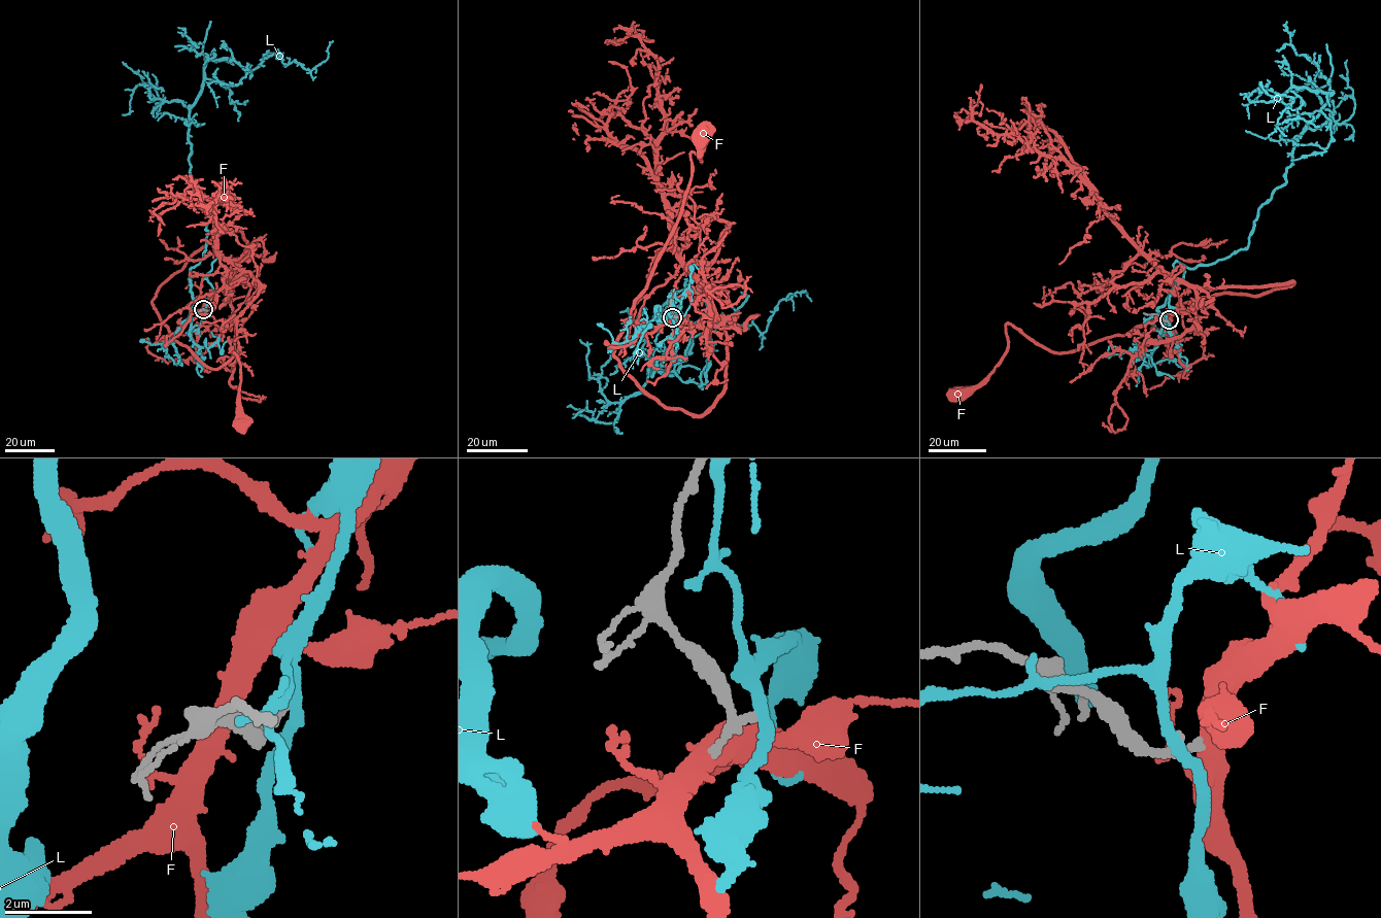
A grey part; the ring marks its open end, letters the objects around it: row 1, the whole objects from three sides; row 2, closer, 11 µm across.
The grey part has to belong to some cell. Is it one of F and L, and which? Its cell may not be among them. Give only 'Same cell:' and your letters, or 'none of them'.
Same cell: F

